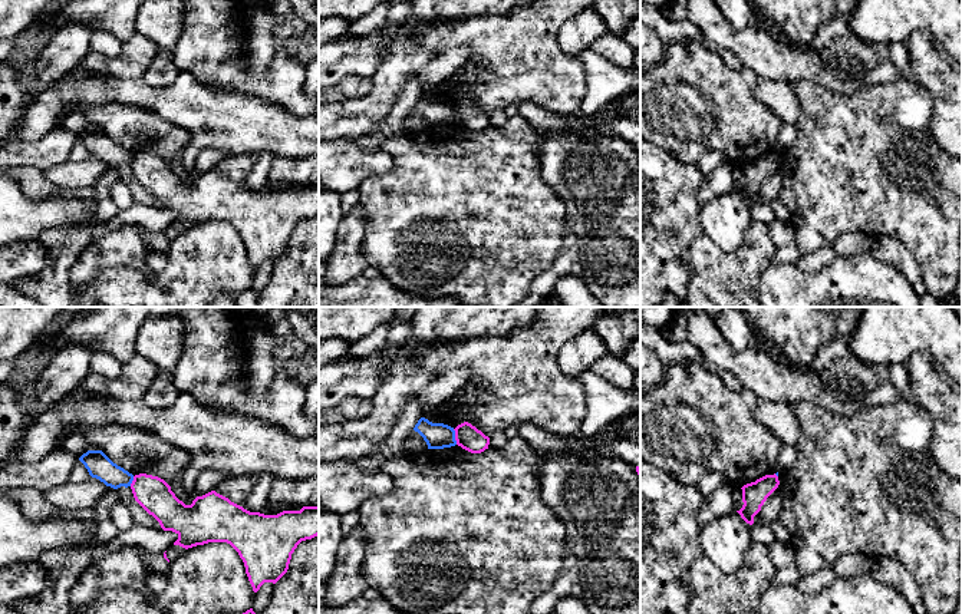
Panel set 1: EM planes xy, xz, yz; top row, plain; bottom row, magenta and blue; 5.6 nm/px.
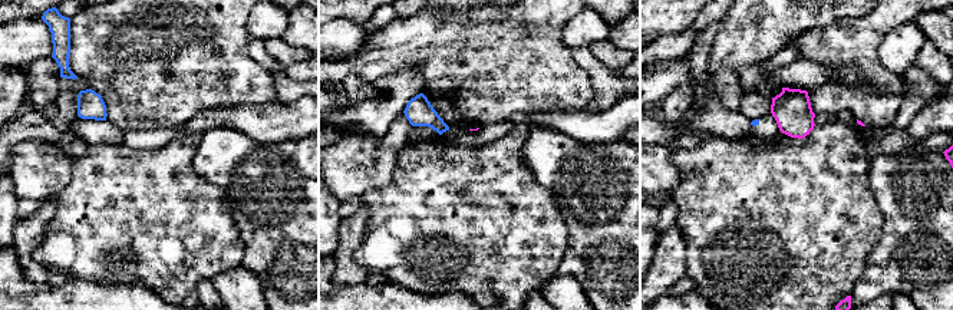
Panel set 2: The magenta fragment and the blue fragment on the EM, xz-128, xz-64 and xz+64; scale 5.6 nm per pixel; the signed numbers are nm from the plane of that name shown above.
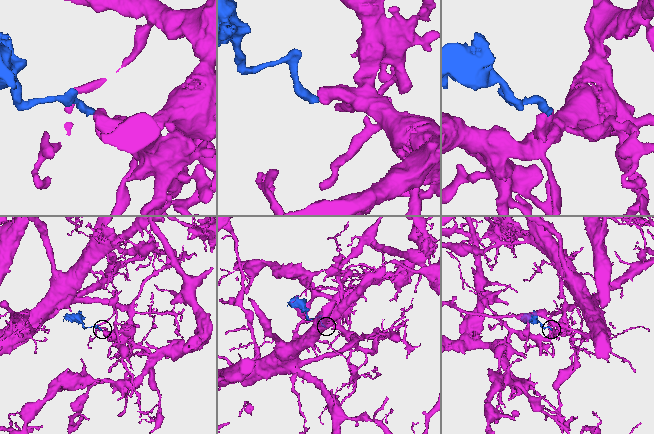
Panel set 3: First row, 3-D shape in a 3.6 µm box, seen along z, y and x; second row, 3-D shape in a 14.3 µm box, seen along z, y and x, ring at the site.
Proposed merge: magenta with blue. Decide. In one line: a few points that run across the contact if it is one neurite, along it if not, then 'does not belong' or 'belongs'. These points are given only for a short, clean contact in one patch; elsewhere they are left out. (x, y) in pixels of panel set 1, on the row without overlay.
line xz (453, 108), (457, 122); does not belong

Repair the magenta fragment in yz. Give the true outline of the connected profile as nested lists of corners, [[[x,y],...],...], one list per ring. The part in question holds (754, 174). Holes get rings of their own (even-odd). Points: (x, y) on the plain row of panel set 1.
[[[774,152],[765,154],[755,161],[747,162],[741,166],[744,184],[737,191],[747,202],[754,202],[754,195],[761,189],[761,185],[767,176],[778,166],[778,164],[778,155]]]

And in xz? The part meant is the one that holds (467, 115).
[[[468,100],[458,103],[455,108],[457,123],[471,132],[481,132],[488,128],[490,116]]]

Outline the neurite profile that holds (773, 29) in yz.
[[[771,20],[767,22],[767,33],[783,46],[788,44],[791,47],[801,47],[811,50],[808,43],[798,43],[797,40],[788,40],[787,36],[780,30],[780,27]]]

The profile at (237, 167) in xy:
[[[230,154],[214,169],[243,185],[256,164],[254,154]]]

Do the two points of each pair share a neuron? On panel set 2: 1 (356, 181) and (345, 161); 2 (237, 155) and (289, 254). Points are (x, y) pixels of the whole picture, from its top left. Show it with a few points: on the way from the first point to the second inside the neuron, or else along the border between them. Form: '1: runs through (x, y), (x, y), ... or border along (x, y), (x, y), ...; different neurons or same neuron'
1: runs through (353, 177), (349, 165); same neuron
2: runs through (257, 180), (289, 211), (289, 230); same neuron

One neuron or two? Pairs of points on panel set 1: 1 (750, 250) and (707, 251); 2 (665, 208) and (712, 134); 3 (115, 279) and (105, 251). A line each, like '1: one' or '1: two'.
1: one
2: two
3: two

